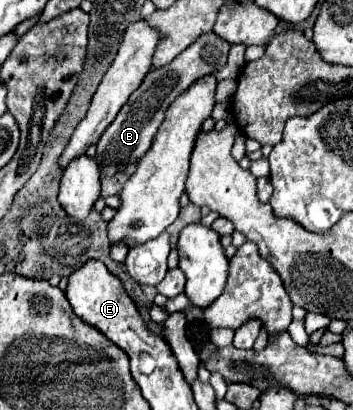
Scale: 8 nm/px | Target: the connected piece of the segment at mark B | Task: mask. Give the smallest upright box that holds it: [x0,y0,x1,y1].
[94,32,230,174]

